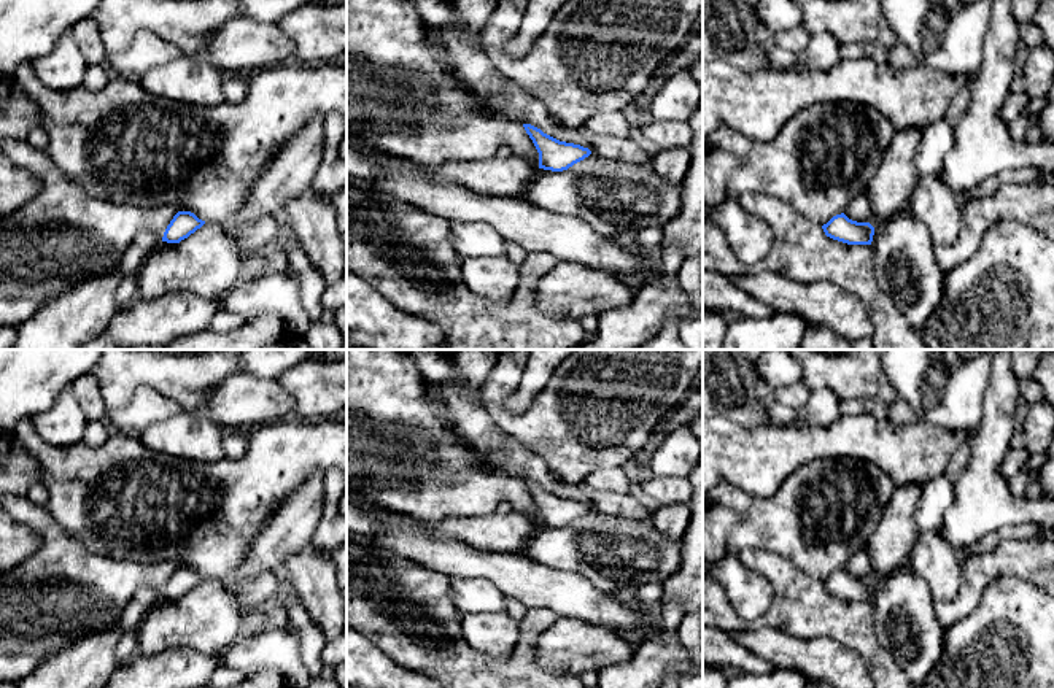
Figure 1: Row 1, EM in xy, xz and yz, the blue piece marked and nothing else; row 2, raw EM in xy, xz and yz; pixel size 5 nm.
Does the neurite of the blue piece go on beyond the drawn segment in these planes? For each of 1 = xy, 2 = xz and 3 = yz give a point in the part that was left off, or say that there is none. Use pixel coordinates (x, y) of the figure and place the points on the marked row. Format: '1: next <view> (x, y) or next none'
1: next none
2: next none
3: next none

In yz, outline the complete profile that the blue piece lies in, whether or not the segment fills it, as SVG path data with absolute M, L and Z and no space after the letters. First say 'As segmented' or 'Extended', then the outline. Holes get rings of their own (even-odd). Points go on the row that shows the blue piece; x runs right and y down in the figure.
As segmented. M844 213L833 216L822 226L827 237L847 245L871 245L874 227L870 222L857 222Z

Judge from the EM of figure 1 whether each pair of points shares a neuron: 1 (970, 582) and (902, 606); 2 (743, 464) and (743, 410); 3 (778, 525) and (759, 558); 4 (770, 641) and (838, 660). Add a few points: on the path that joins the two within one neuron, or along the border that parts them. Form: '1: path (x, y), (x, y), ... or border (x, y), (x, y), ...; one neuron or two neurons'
1: border (933, 601), (937, 620), (945, 628); two neurons
2: border (719, 415), (746, 428), (757, 428), (768, 421); two neurons
3: border (735, 555), (767, 548), (797, 568); two neurons
4: path (787, 652), (821, 660); one neuron

